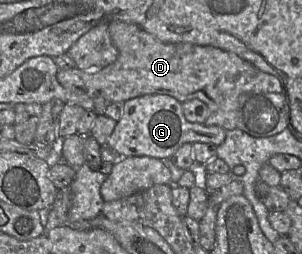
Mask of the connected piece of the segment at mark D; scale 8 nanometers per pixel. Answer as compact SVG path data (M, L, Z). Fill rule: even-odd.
M122 21L109 22L108 30L112 43L118 50L118 57L115 62L97 70L81 70L76 67L59 69L56 78L60 85L69 90L101 96L108 102L125 102L129 99L149 94L170 95L180 103L197 98L203 101L209 109L209 116L204 124L217 125L226 131L235 129L238 126L238 104L239 97L242 94L251 91L283 92L283 86L276 76L259 70L252 63L235 53L212 46L190 43L165 43L138 25Z

